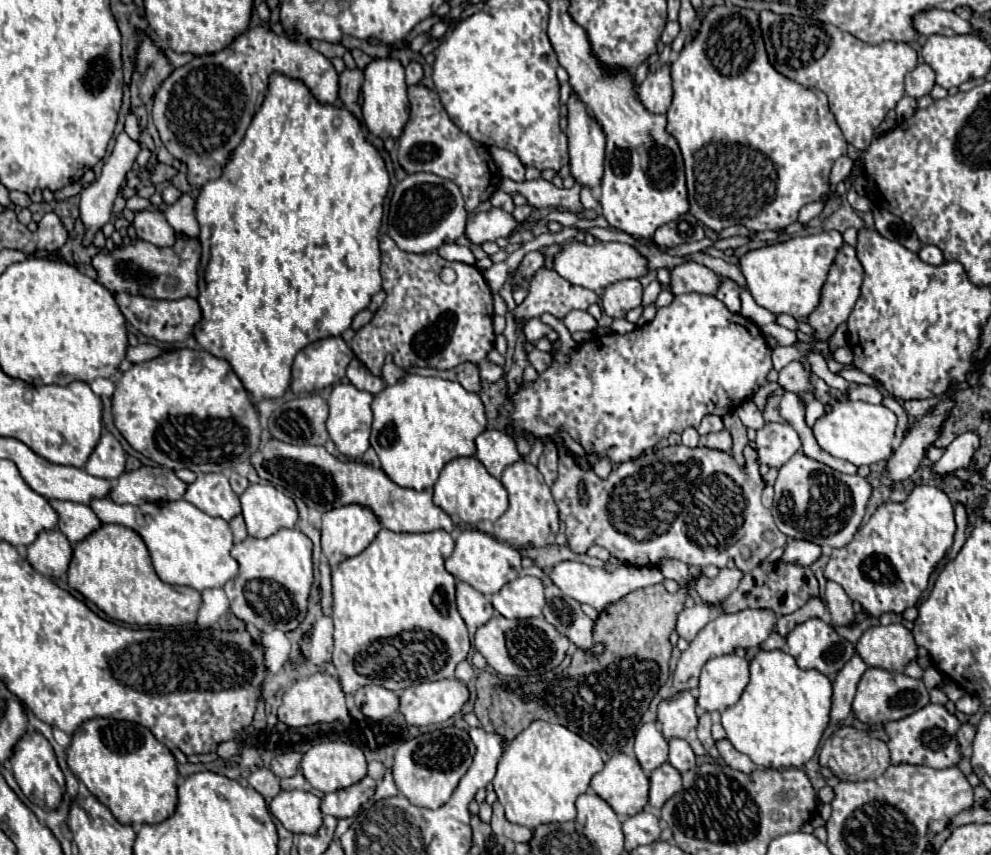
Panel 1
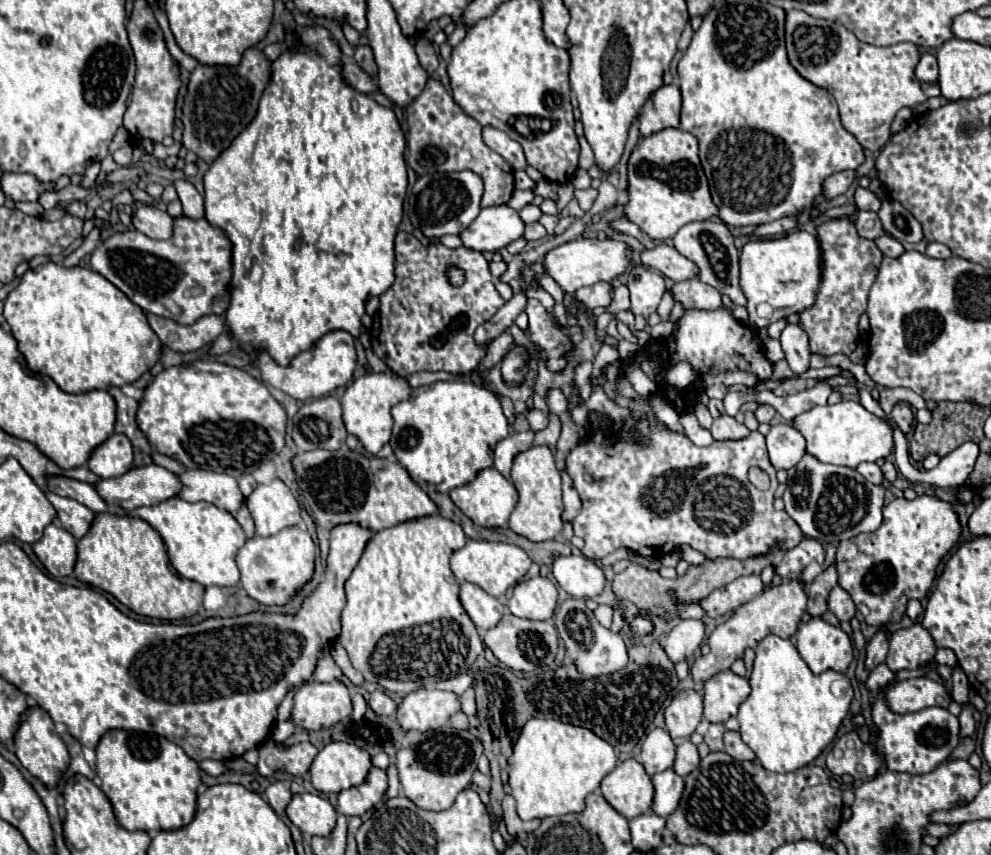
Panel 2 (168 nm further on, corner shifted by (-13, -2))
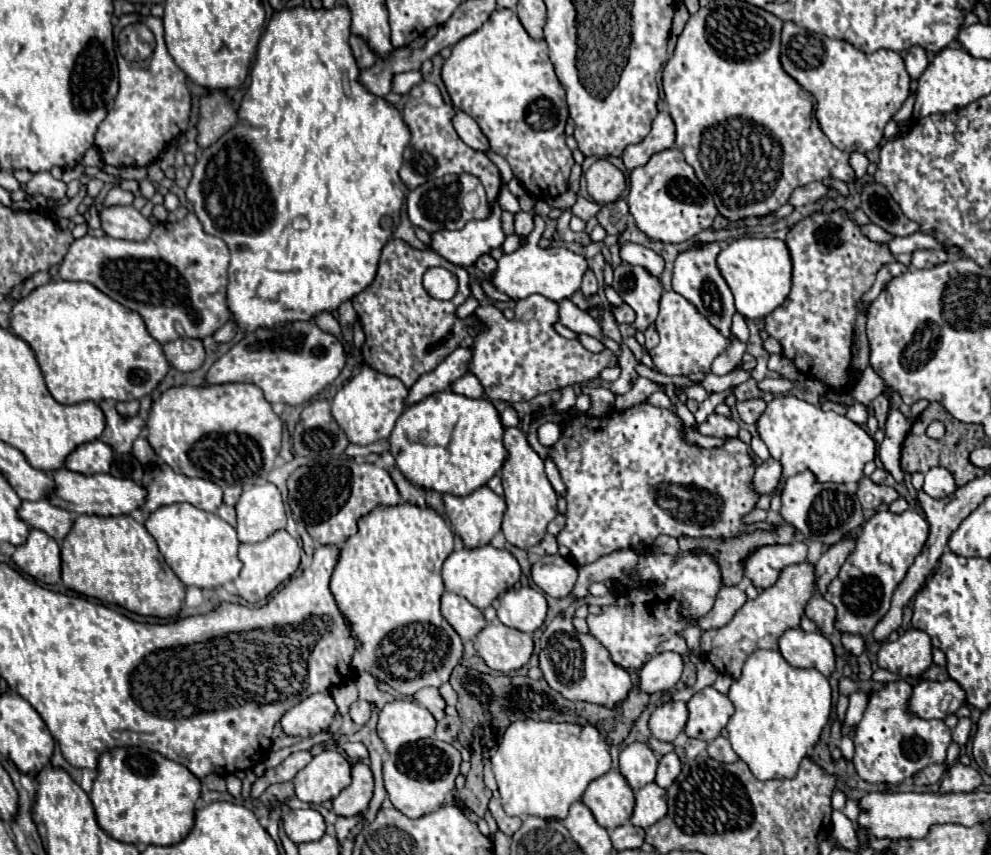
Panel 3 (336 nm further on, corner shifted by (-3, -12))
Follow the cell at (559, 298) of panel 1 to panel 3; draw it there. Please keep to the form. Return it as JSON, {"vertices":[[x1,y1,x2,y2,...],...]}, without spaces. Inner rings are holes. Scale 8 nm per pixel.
{"vertices":[[589,270,589,272,585,274,583,284,581,284,581,292,583,292,583,296,585,296,585,298,591,298,591,296,595,296,595,294,597,294,597,290,599,290,599,286,597,286,597,278,595,278,595,276,593,276,593,272]]}

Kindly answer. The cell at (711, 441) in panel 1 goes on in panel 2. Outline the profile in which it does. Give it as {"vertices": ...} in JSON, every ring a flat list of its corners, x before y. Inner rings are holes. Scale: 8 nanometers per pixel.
{"vertices":[[721,414,719,418,713,420,711,434,715,440,739,440,739,438,745,438,749,434,749,430,743,422,737,422,735,418]]}

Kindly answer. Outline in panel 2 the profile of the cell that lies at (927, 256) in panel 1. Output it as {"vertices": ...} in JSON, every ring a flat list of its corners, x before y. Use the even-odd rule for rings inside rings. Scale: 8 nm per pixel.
{"vertices":[[929,242,929,244,927,244,925,254,927,254,927,256,931,256,931,258,941,258,941,260,945,260,945,258,949,258,949,256,951,256,951,250,949,250,947,246,939,244,939,242]]}

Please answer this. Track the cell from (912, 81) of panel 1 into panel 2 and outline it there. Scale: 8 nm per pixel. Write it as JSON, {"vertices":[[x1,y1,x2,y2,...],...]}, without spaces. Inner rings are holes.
{"vertices":[[921,54,921,60,915,68,915,76,919,82,935,82,937,80,937,58,933,54]]}

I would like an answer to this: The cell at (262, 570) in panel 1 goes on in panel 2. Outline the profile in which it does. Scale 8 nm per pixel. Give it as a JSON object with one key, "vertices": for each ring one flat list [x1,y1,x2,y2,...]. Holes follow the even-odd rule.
{"vertices":[[291,526,275,536,253,536,237,554,241,586,245,592,265,606,283,606,313,576,315,544,303,526]]}

